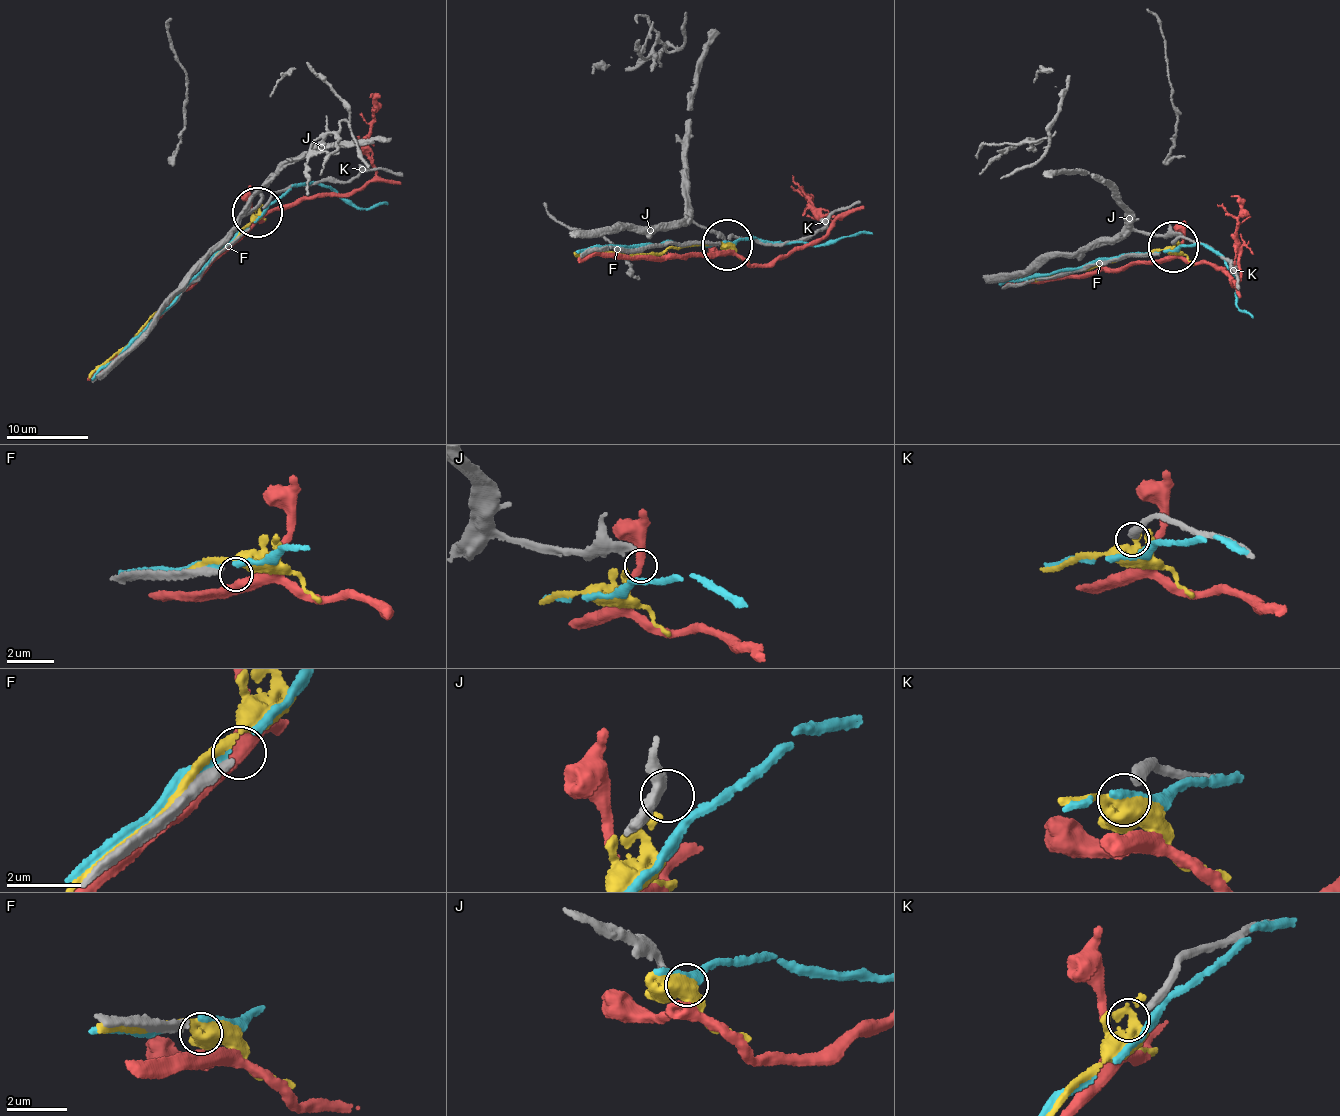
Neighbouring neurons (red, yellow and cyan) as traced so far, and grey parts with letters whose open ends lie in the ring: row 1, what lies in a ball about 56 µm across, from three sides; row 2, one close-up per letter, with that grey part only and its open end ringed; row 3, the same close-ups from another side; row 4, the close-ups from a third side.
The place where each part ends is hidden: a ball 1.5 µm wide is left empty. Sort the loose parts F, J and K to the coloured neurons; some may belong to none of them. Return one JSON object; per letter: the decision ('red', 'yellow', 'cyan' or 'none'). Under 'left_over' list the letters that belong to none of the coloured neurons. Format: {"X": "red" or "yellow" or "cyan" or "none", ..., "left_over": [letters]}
{"F": "none", "J": "none", "K": "none", "left_over": ["F", "J", "K"]}

